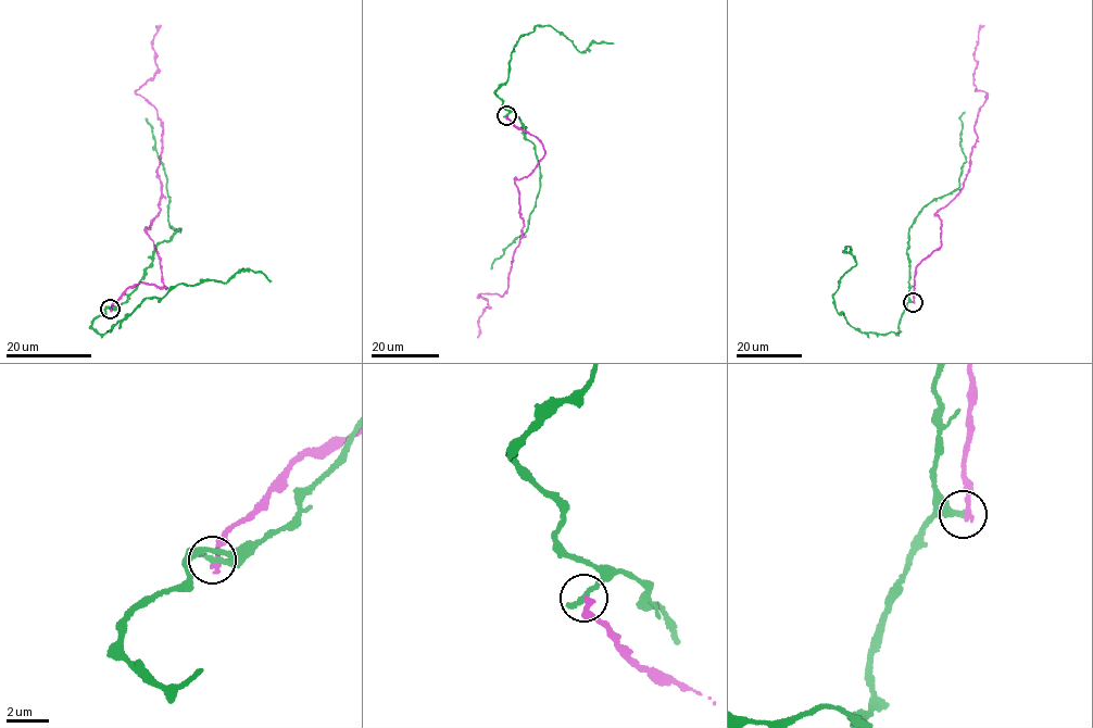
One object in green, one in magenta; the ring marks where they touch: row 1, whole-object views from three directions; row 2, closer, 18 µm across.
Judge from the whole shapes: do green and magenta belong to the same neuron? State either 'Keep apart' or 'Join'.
Keep apart

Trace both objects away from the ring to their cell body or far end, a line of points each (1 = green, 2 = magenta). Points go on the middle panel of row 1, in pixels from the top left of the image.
1: (506, 115), (513, 111), (525, 127), (524, 137), (532, 142), (540, 187), (526, 231), (490, 268)
2: (506, 115), (544, 152), (530, 174), (515, 179), (523, 233), (504, 295), (478, 296), (488, 308), (477, 338)

